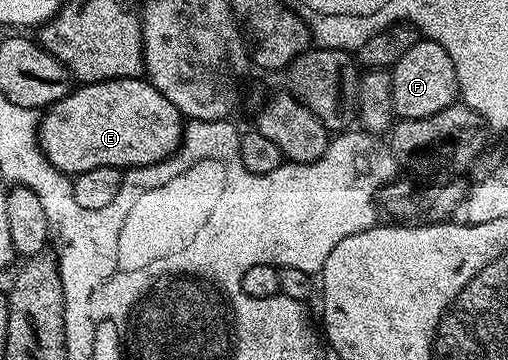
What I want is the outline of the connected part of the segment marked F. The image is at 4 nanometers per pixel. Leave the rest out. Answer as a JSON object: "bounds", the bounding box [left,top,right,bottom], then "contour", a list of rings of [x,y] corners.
{"bounds":[390,38,460,119],"contour":[[[419,38],[390,69],[390,74],[393,82],[393,110],[398,119],[429,118],[437,114],[437,110],[445,110],[460,99],[453,58],[449,58],[449,54],[445,54],[445,50],[432,40]]]}

